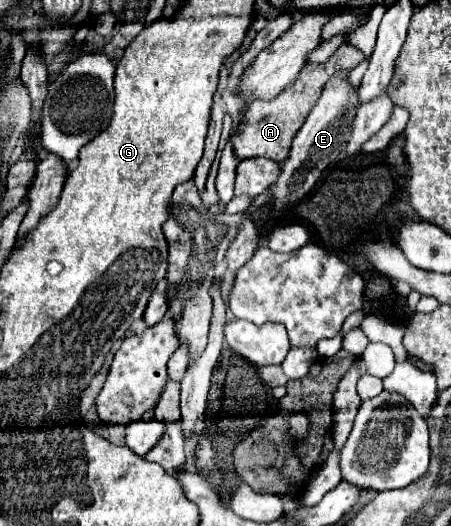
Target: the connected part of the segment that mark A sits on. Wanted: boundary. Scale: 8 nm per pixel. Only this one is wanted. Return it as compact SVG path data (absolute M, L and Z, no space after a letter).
M344 43L336 49L336 53L326 63L308 63L304 67L304 71L298 75L296 83L292 87L286 87L278 97L274 97L270 101L264 101L264 99L252 101L248 107L248 115L246 115L248 123L244 123L244 131L240 131L240 135L234 135L234 139L232 139L232 143L236 147L236 155L240 155L240 159L268 157L276 163L282 163L288 157L294 135L306 121L310 109L316 105L316 101L318 101L324 85L330 81L330 77L336 71L352 71L364 59L366 59L366 55L360 49L352 47L350 43Z

